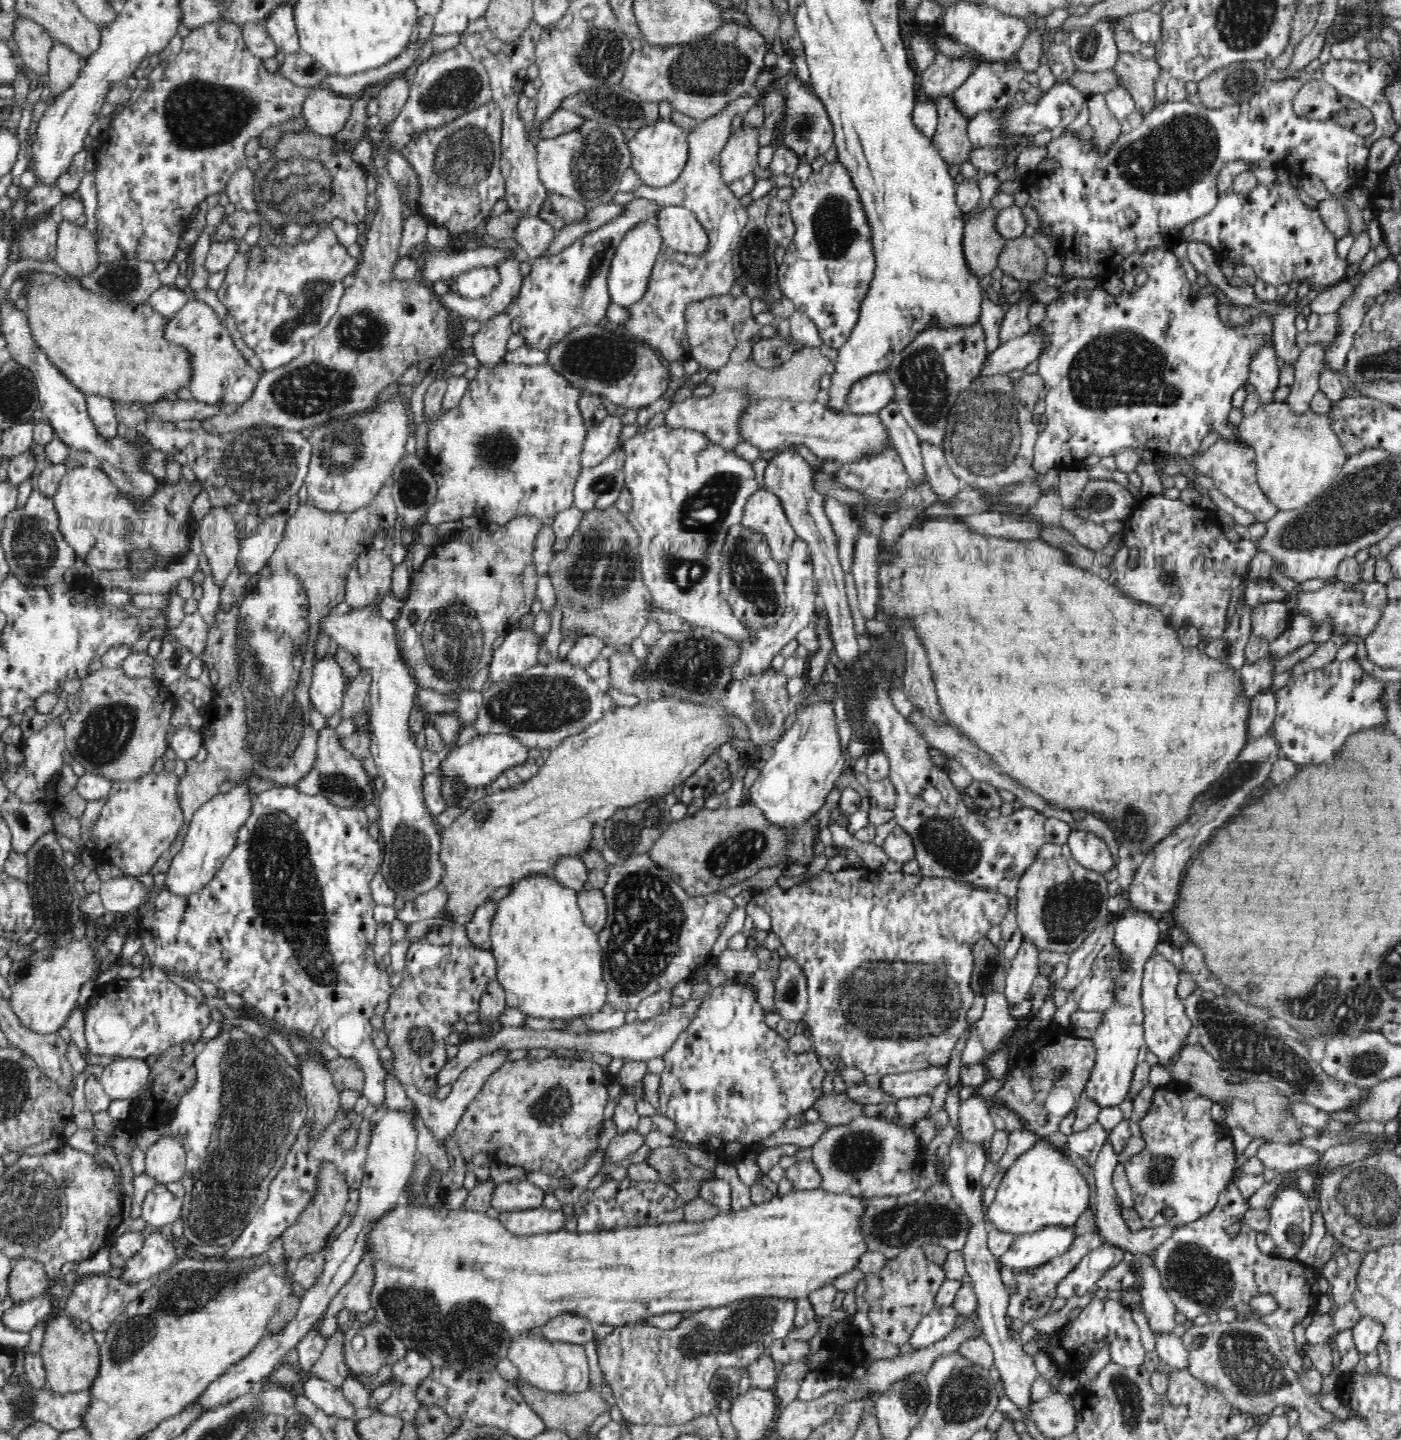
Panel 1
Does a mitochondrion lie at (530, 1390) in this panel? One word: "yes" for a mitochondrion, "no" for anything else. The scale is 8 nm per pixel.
no

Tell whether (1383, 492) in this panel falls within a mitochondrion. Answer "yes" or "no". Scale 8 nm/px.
yes

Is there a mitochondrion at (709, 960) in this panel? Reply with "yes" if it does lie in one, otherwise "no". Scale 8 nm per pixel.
no

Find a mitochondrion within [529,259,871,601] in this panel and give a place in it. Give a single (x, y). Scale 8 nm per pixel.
(704, 512)

